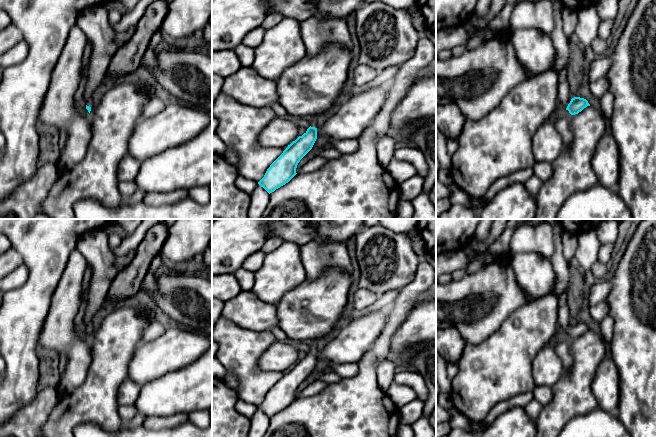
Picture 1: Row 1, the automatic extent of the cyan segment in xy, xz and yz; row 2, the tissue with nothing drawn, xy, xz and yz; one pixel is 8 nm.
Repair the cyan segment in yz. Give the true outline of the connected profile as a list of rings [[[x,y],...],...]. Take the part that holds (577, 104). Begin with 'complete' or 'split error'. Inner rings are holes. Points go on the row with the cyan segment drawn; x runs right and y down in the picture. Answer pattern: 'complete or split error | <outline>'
split error | [[[567,68],[562,70],[559,75],[559,103],[569,111],[571,115],[578,114],[587,106],[590,106],[588,101],[584,98],[572,98],[569,92],[567,82]]]

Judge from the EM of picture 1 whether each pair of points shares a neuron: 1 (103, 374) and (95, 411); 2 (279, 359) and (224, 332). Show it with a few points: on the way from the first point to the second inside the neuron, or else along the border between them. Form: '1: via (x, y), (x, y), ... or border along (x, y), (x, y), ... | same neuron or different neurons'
1: via (102, 383), (95, 402) | same neuron
2: border along (276, 340), (260, 357), (257, 364), (259, 370) | different neurons

